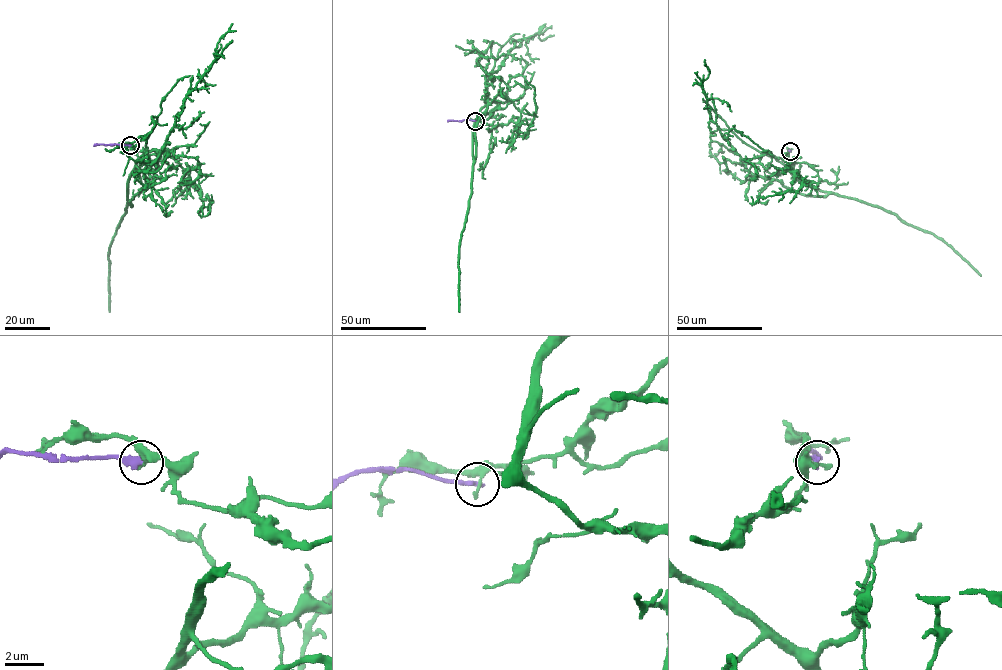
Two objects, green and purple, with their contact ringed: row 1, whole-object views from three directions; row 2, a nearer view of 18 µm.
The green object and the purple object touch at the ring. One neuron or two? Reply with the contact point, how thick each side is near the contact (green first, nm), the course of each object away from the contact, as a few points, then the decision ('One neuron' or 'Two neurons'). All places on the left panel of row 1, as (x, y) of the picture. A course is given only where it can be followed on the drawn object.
Place: (130, 145). Thickness 300 nm (green) against 320 nm. Course of green: (130, 146), (160, 152), (137, 160), (128, 186), (132, 205), (147, 183), (145, 168), (164, 147), (232, 23). Course of purple: (130, 145), (93, 146). Two neurons

